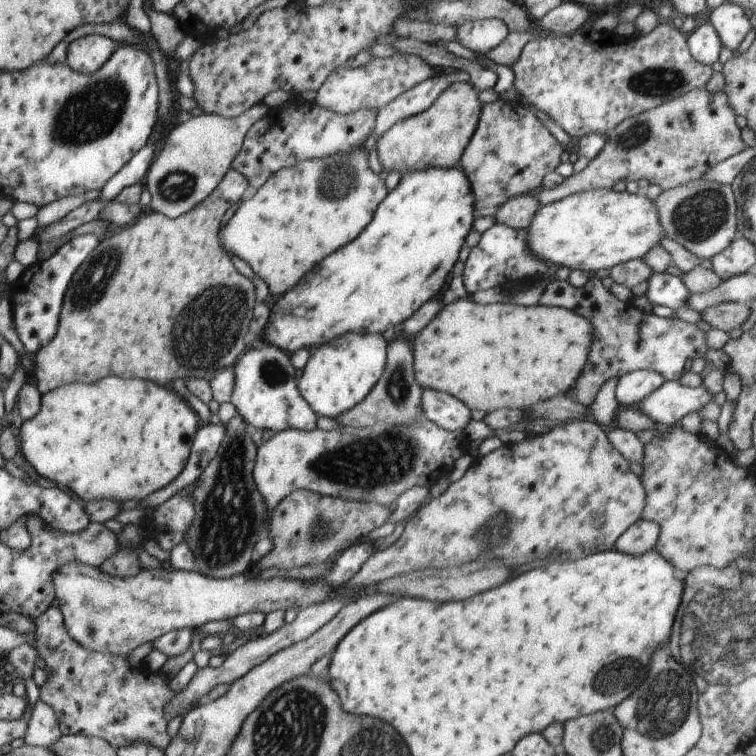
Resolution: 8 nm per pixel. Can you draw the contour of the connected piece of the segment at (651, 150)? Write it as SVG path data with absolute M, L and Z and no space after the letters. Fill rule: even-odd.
M705 86L695 88L649 111L625 118L607 132L605 146L584 170L553 189L541 189L536 196L544 206L574 193L612 188L620 180L645 178L663 190L700 181L712 167L747 147L740 137L736 116L724 90L709 92Z

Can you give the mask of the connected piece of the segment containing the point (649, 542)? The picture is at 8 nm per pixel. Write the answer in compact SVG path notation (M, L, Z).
M640 518L618 537L615 549L636 556L644 554L655 548L659 532L659 526L654 521Z

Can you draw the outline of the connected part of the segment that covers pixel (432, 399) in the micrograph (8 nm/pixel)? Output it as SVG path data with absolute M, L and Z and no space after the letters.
M436 389L421 390L423 414L439 427L449 431L464 430L470 422L470 409L458 398Z

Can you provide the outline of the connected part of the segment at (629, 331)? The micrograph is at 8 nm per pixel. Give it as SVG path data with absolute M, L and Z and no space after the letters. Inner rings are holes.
M591 275L585 285L574 287L566 281L554 281L549 283L540 298L538 304L564 307L578 313L580 316L591 320L595 328L595 335L591 342L588 361L582 369L582 374L577 378L577 384L566 395L574 398L585 406L591 405L598 394L600 387L613 376L625 375L638 369L652 369L659 372L666 381L679 380L685 373L686 362L696 357L704 357L708 350L705 342L705 332L694 323L687 323L676 315L671 318L659 317L654 313L640 311L632 303L633 299L622 301L614 297L596 275Z

